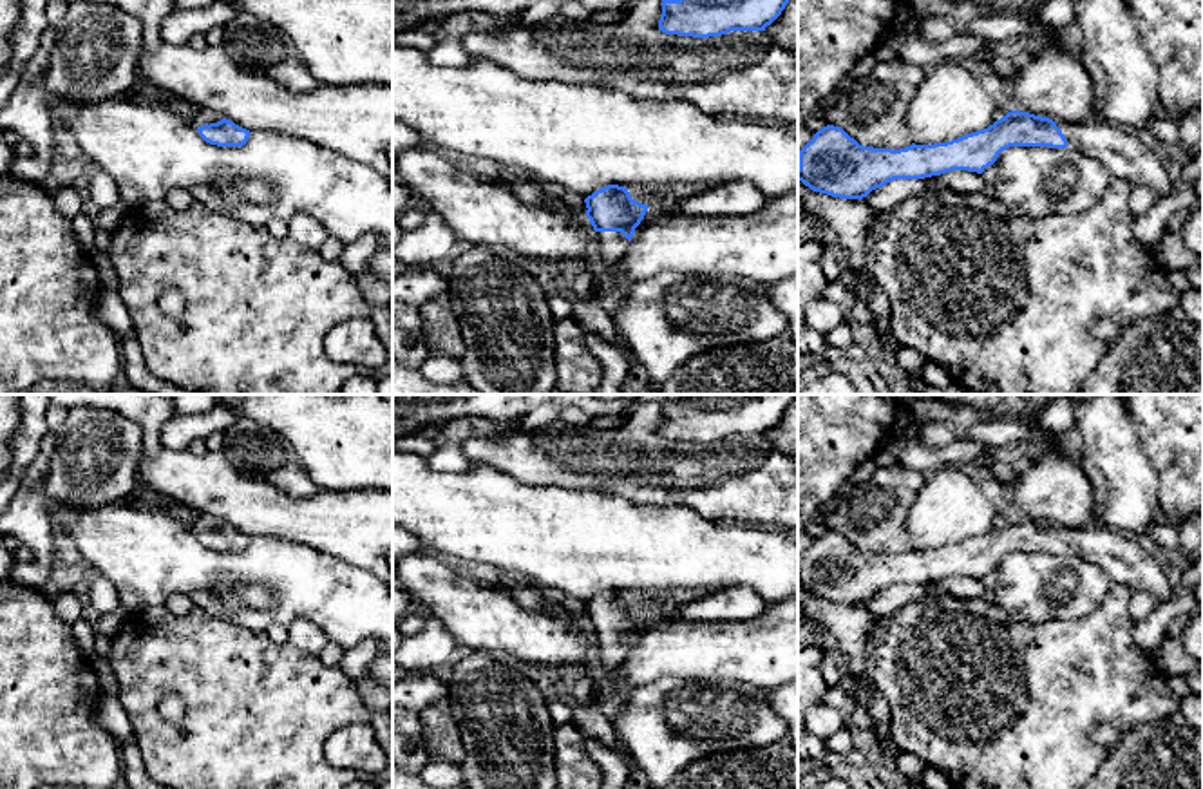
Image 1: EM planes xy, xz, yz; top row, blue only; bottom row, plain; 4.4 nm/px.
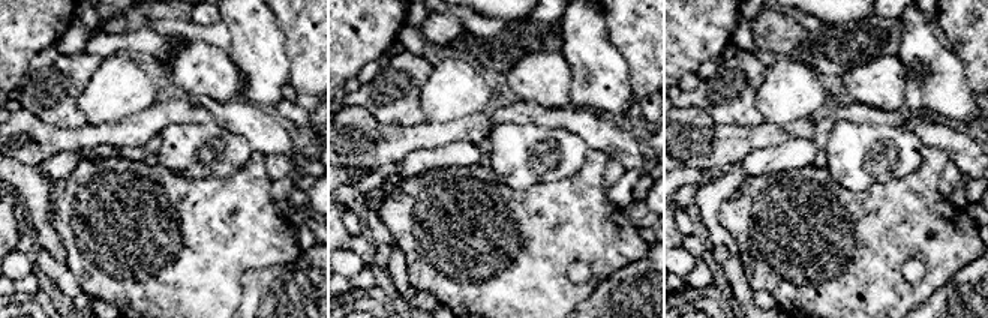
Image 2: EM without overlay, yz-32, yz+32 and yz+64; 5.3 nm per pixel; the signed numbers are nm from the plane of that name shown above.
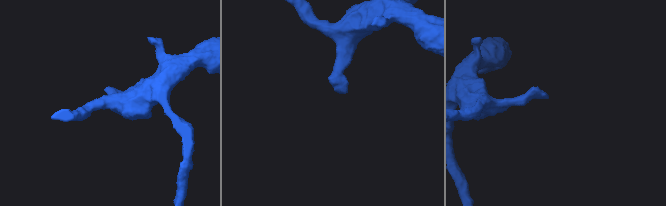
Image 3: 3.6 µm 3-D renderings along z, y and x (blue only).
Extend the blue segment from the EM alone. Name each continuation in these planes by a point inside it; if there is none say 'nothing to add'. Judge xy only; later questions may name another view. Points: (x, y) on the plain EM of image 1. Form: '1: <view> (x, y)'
1: xy (201, 522)

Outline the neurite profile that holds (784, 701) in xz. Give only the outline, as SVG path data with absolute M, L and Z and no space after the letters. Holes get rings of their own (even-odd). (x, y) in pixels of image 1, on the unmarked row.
M798 679L765 691L767 704L787 722L789 744L798 751Z

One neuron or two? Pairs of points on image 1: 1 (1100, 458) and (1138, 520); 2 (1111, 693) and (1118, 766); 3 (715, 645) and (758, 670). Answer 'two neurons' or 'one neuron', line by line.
1: one neuron
2: two neurons
3: one neuron

